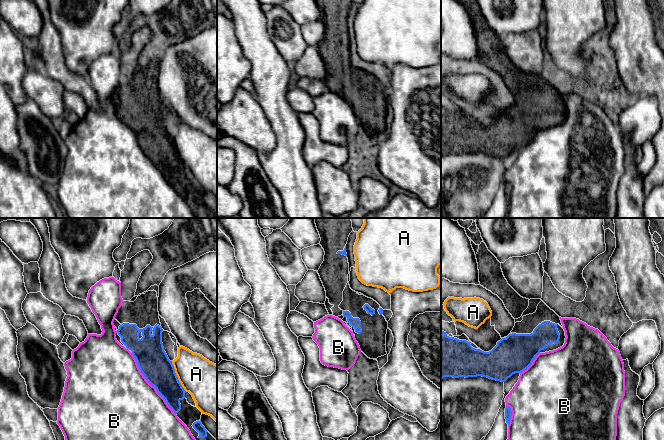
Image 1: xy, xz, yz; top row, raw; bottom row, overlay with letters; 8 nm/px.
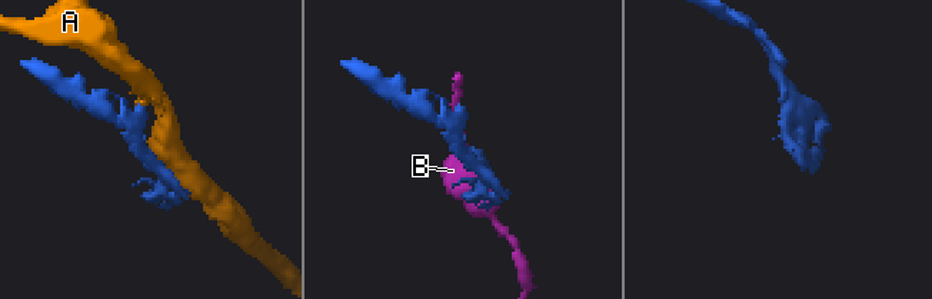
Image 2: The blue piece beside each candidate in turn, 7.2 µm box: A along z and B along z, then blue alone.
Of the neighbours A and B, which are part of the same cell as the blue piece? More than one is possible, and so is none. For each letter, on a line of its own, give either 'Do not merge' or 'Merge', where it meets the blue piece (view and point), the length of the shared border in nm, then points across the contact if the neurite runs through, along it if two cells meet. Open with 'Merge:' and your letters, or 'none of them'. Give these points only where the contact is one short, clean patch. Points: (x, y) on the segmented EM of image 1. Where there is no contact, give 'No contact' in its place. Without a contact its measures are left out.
Merge: none of them
A: Do not merge. Touches blue at xy (176, 376). Shared border 280 nm
B: Do not merge. Touches blue at xy (151, 384). Shared border 600 nm

